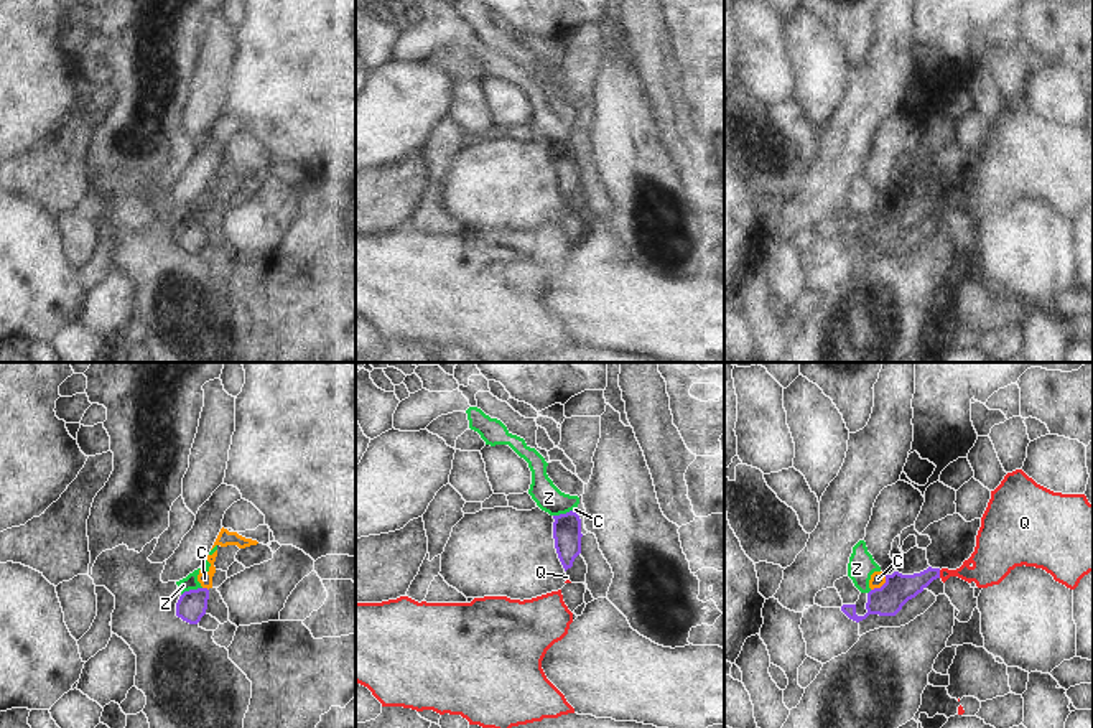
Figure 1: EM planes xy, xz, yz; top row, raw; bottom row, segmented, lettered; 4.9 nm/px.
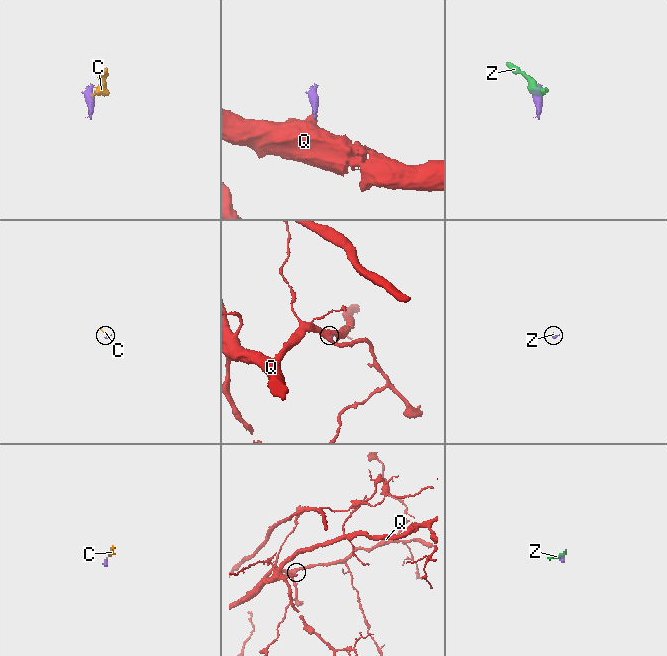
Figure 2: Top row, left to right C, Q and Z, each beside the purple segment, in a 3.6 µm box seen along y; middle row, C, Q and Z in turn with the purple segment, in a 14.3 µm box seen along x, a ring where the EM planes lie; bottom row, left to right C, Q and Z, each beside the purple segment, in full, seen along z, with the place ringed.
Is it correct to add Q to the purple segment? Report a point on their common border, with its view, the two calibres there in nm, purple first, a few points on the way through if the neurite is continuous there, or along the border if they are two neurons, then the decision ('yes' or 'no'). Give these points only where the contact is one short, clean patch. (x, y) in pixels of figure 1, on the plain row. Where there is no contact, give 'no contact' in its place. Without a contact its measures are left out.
contact yz (939, 205); calibres 150 and 160 nm; yes

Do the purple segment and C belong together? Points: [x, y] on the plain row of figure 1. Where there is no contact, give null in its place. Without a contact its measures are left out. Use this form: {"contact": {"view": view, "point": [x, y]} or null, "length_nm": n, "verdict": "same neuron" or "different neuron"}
{"contact": {"view": "yz", "point": [883, 216]}, "length_nm": 110, "verdict": "different neuron"}

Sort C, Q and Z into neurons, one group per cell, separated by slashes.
C Z / Q

